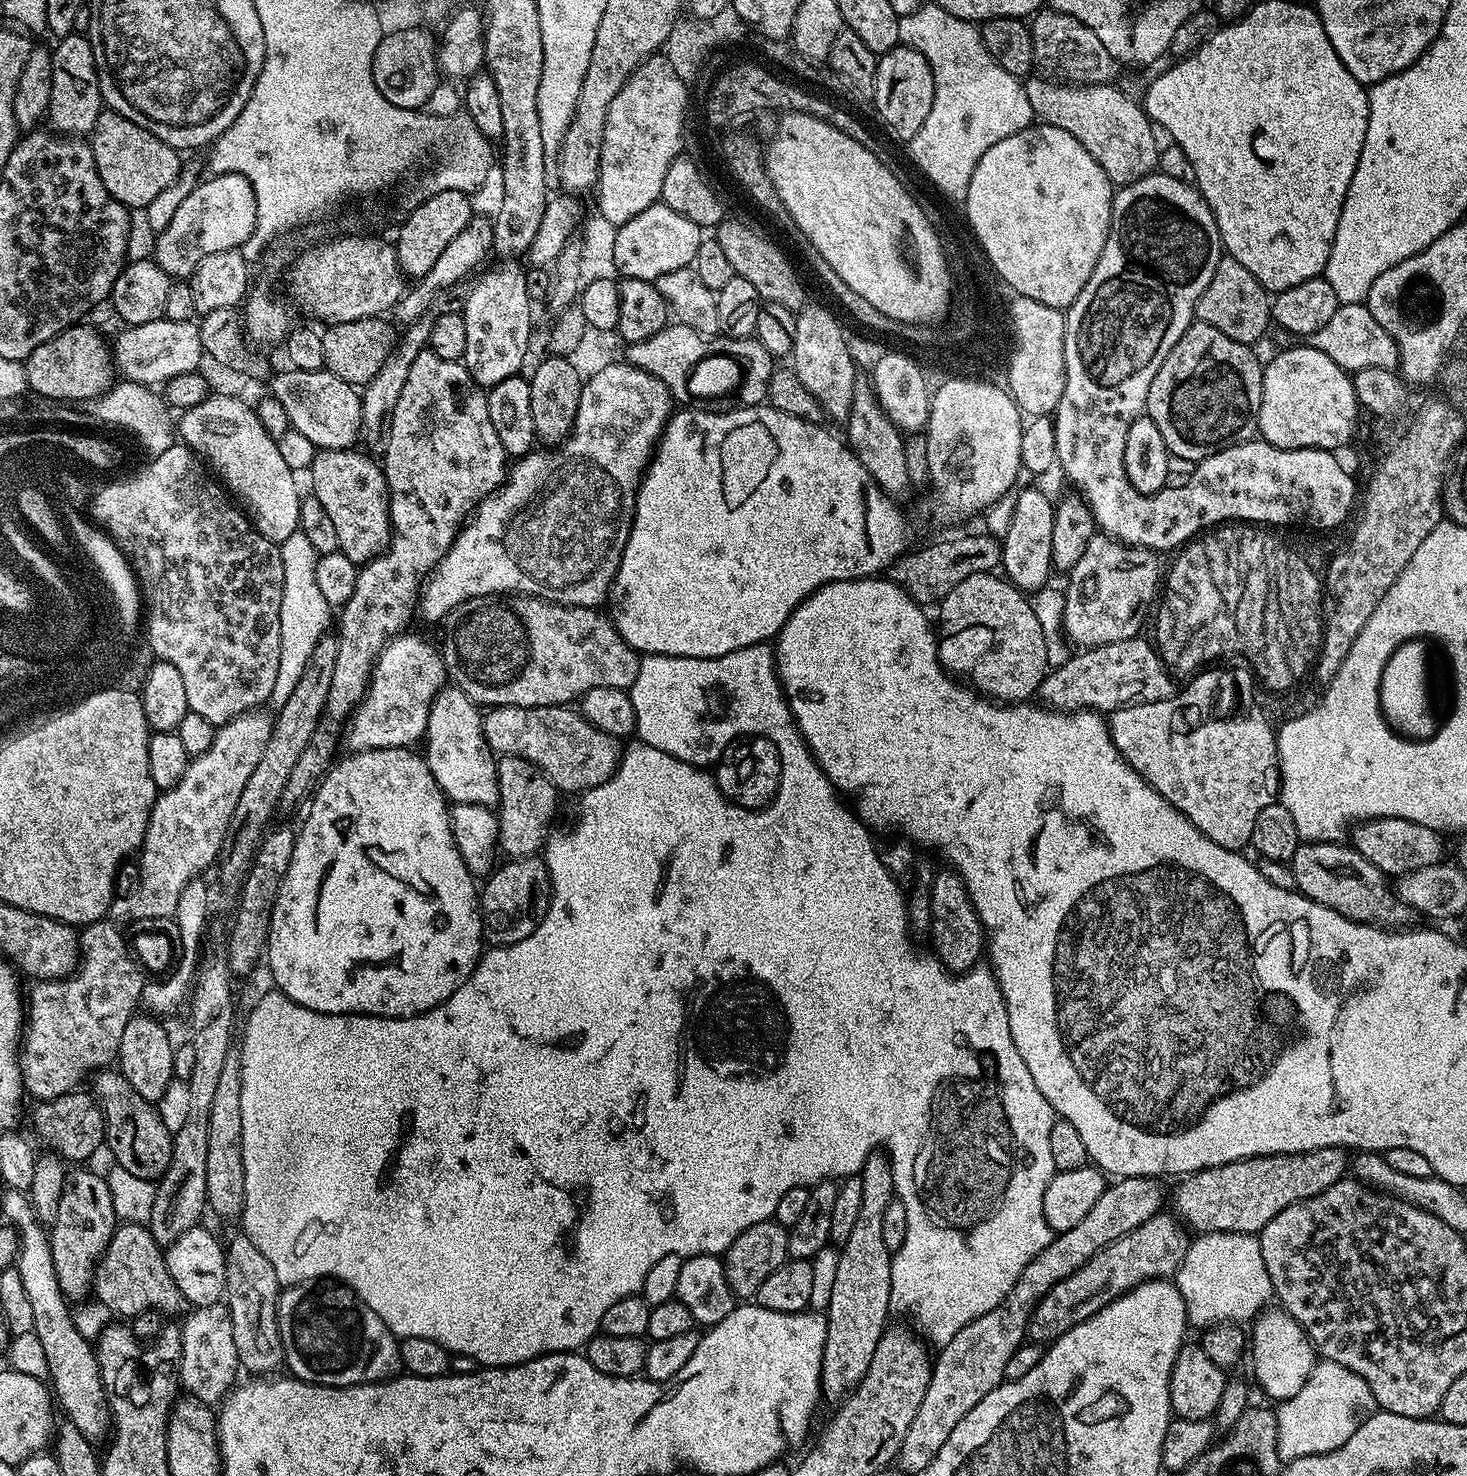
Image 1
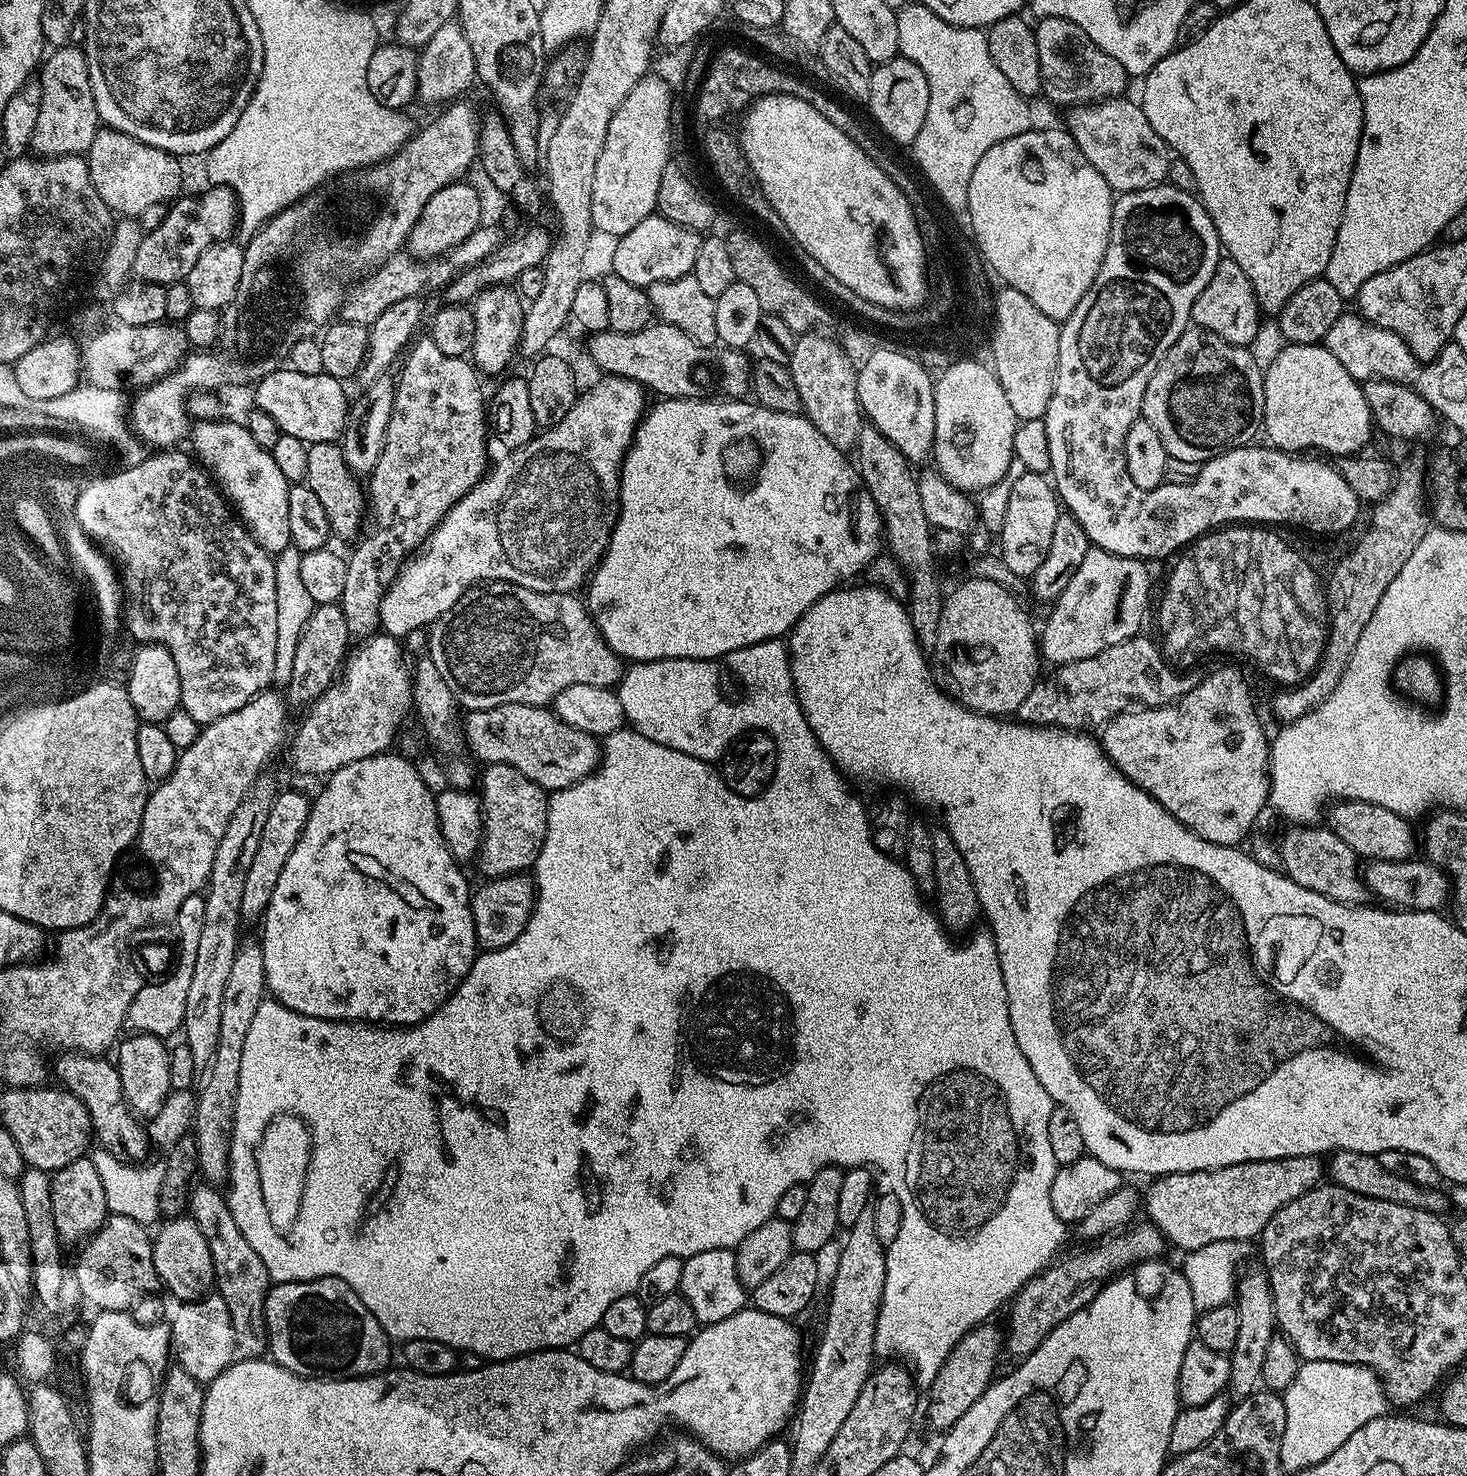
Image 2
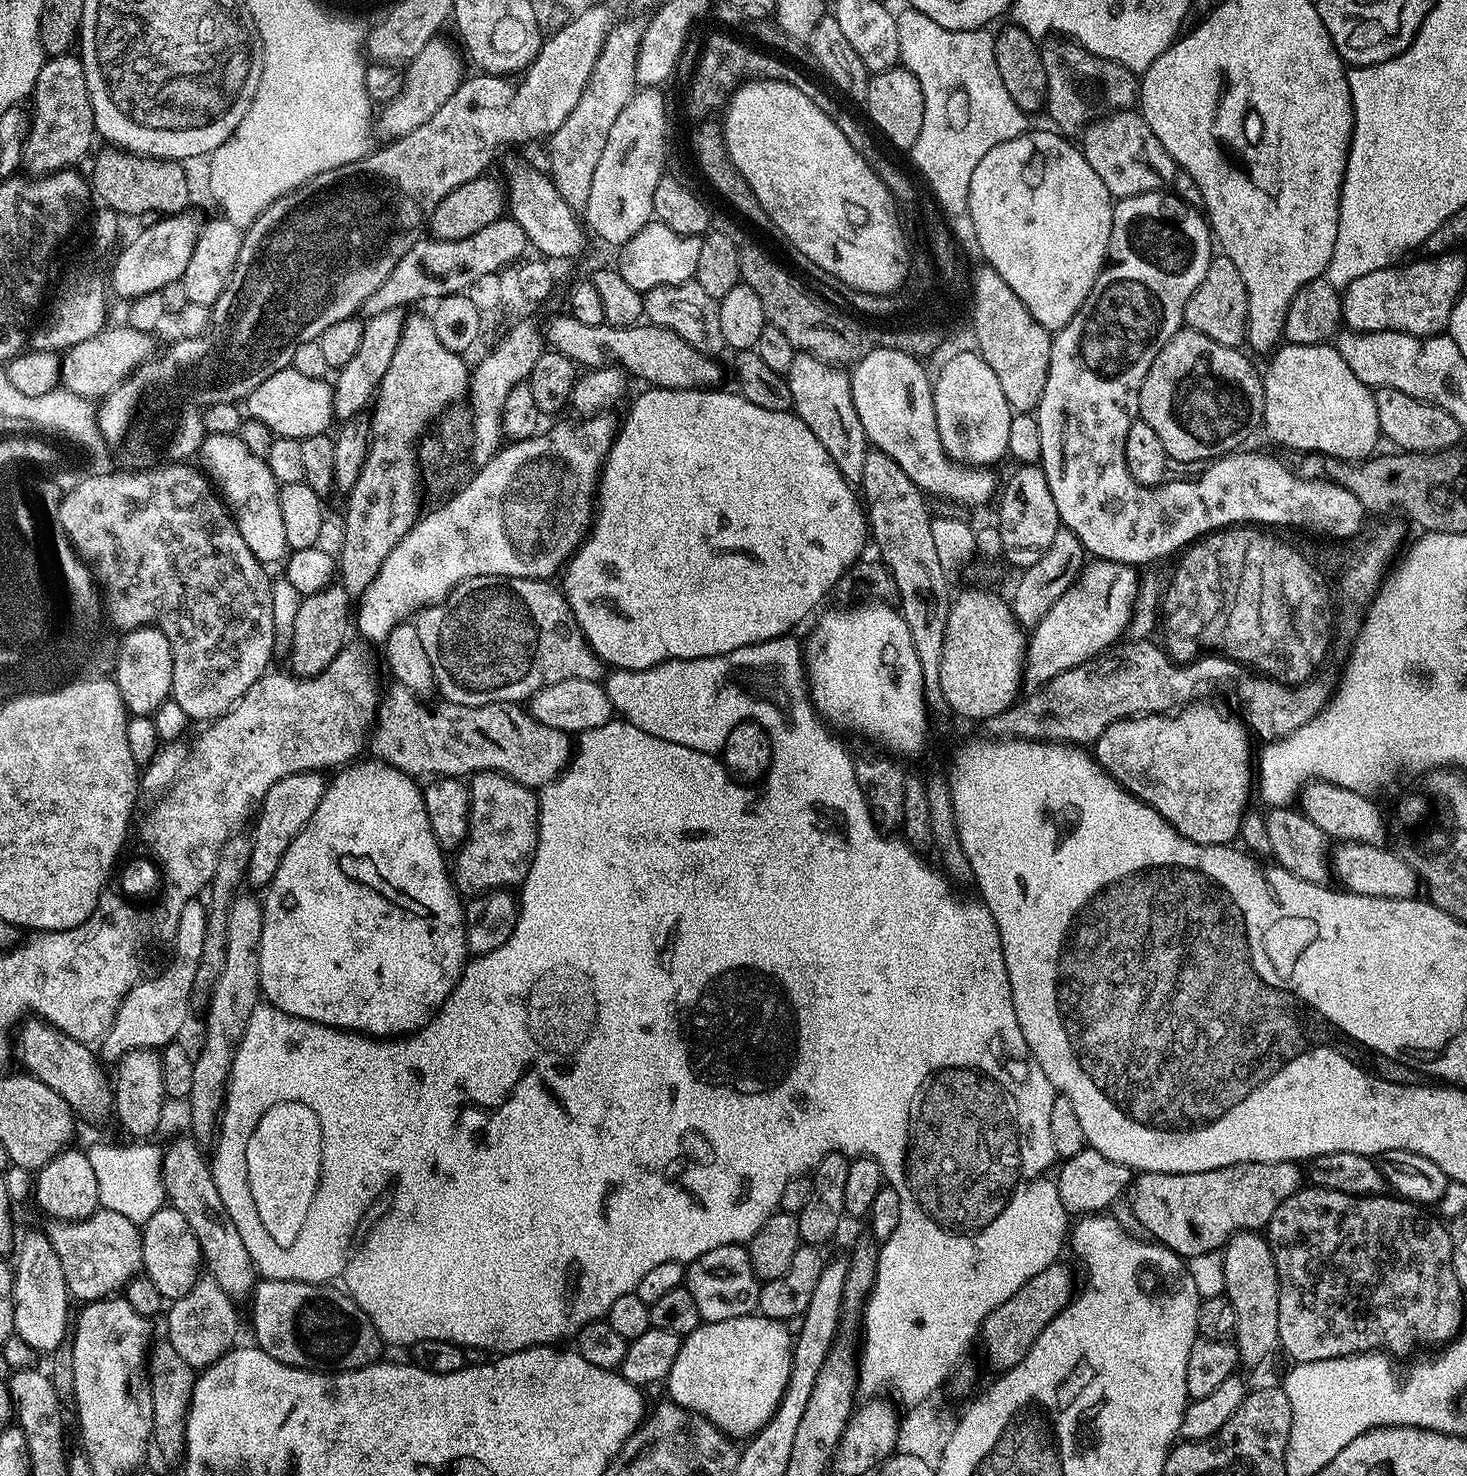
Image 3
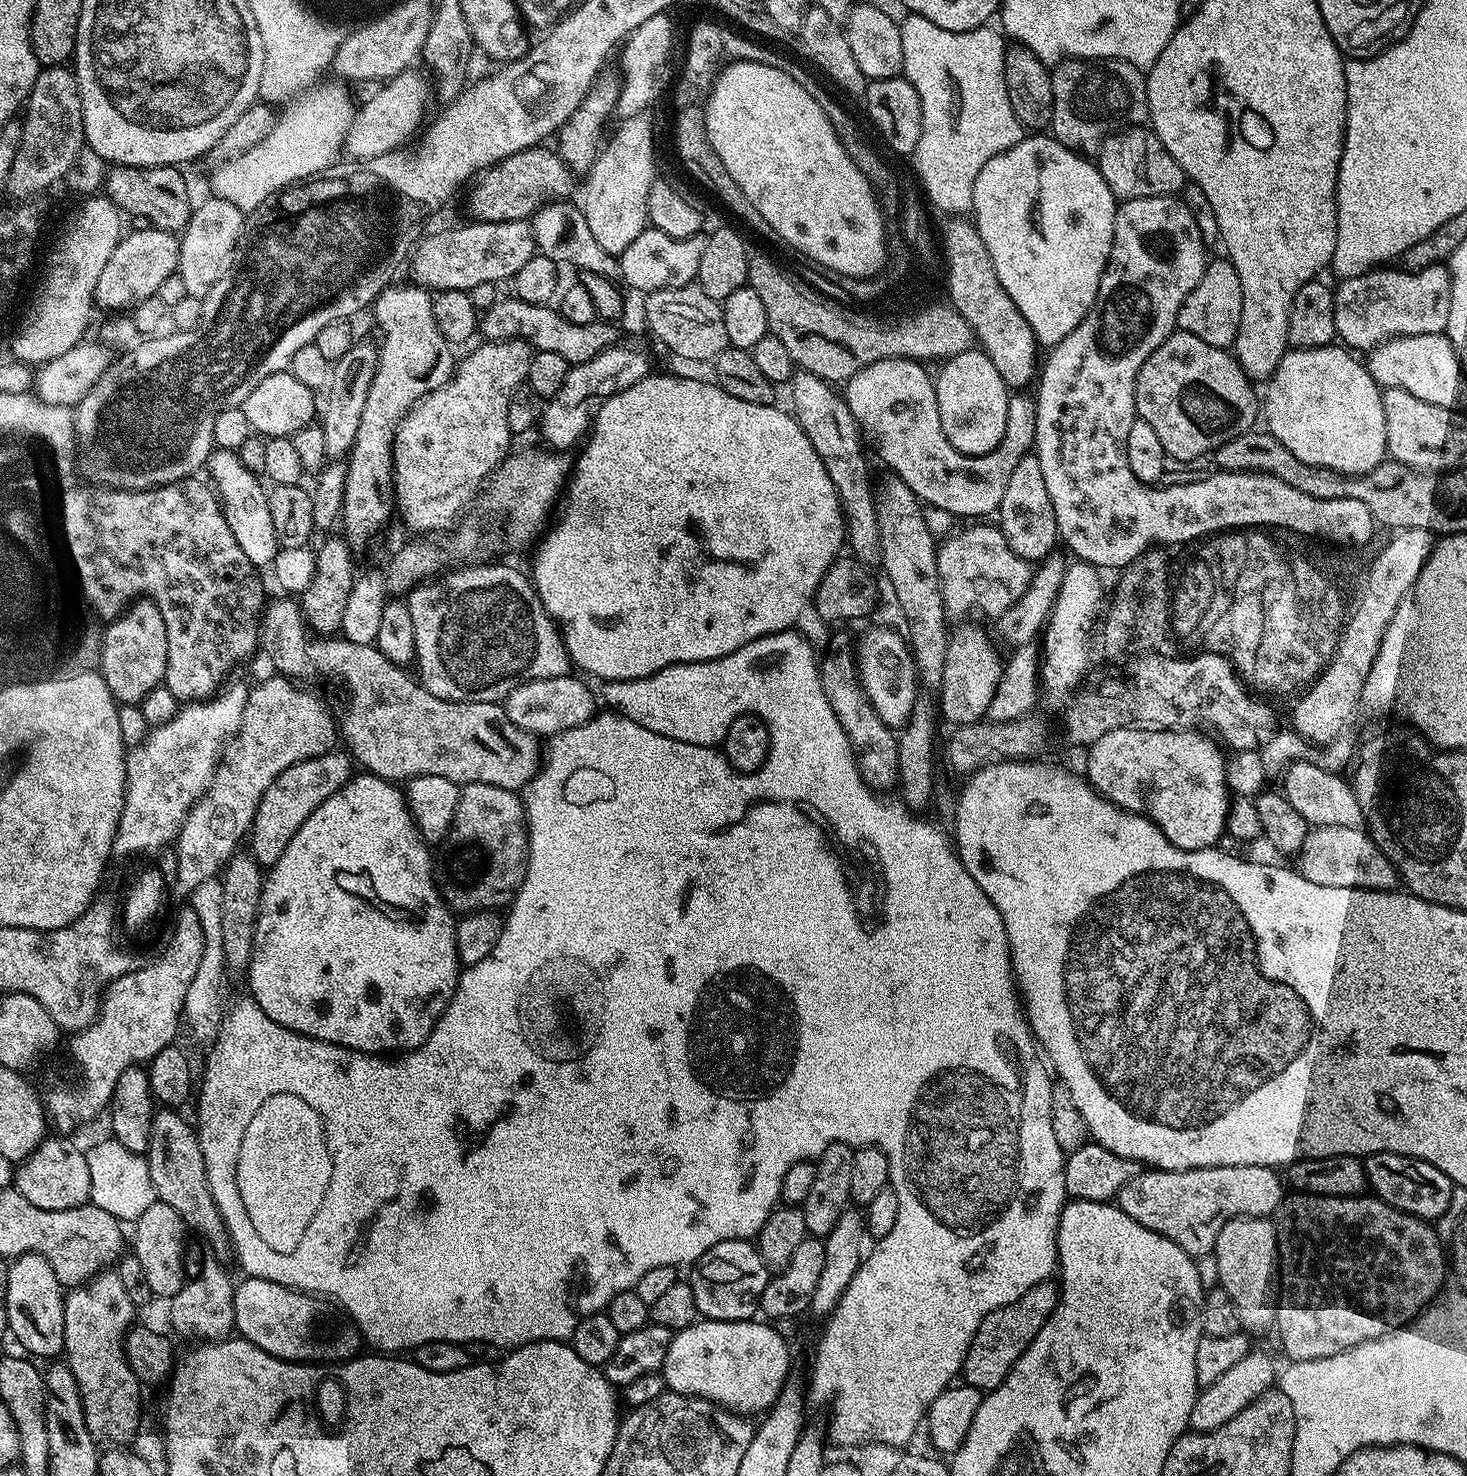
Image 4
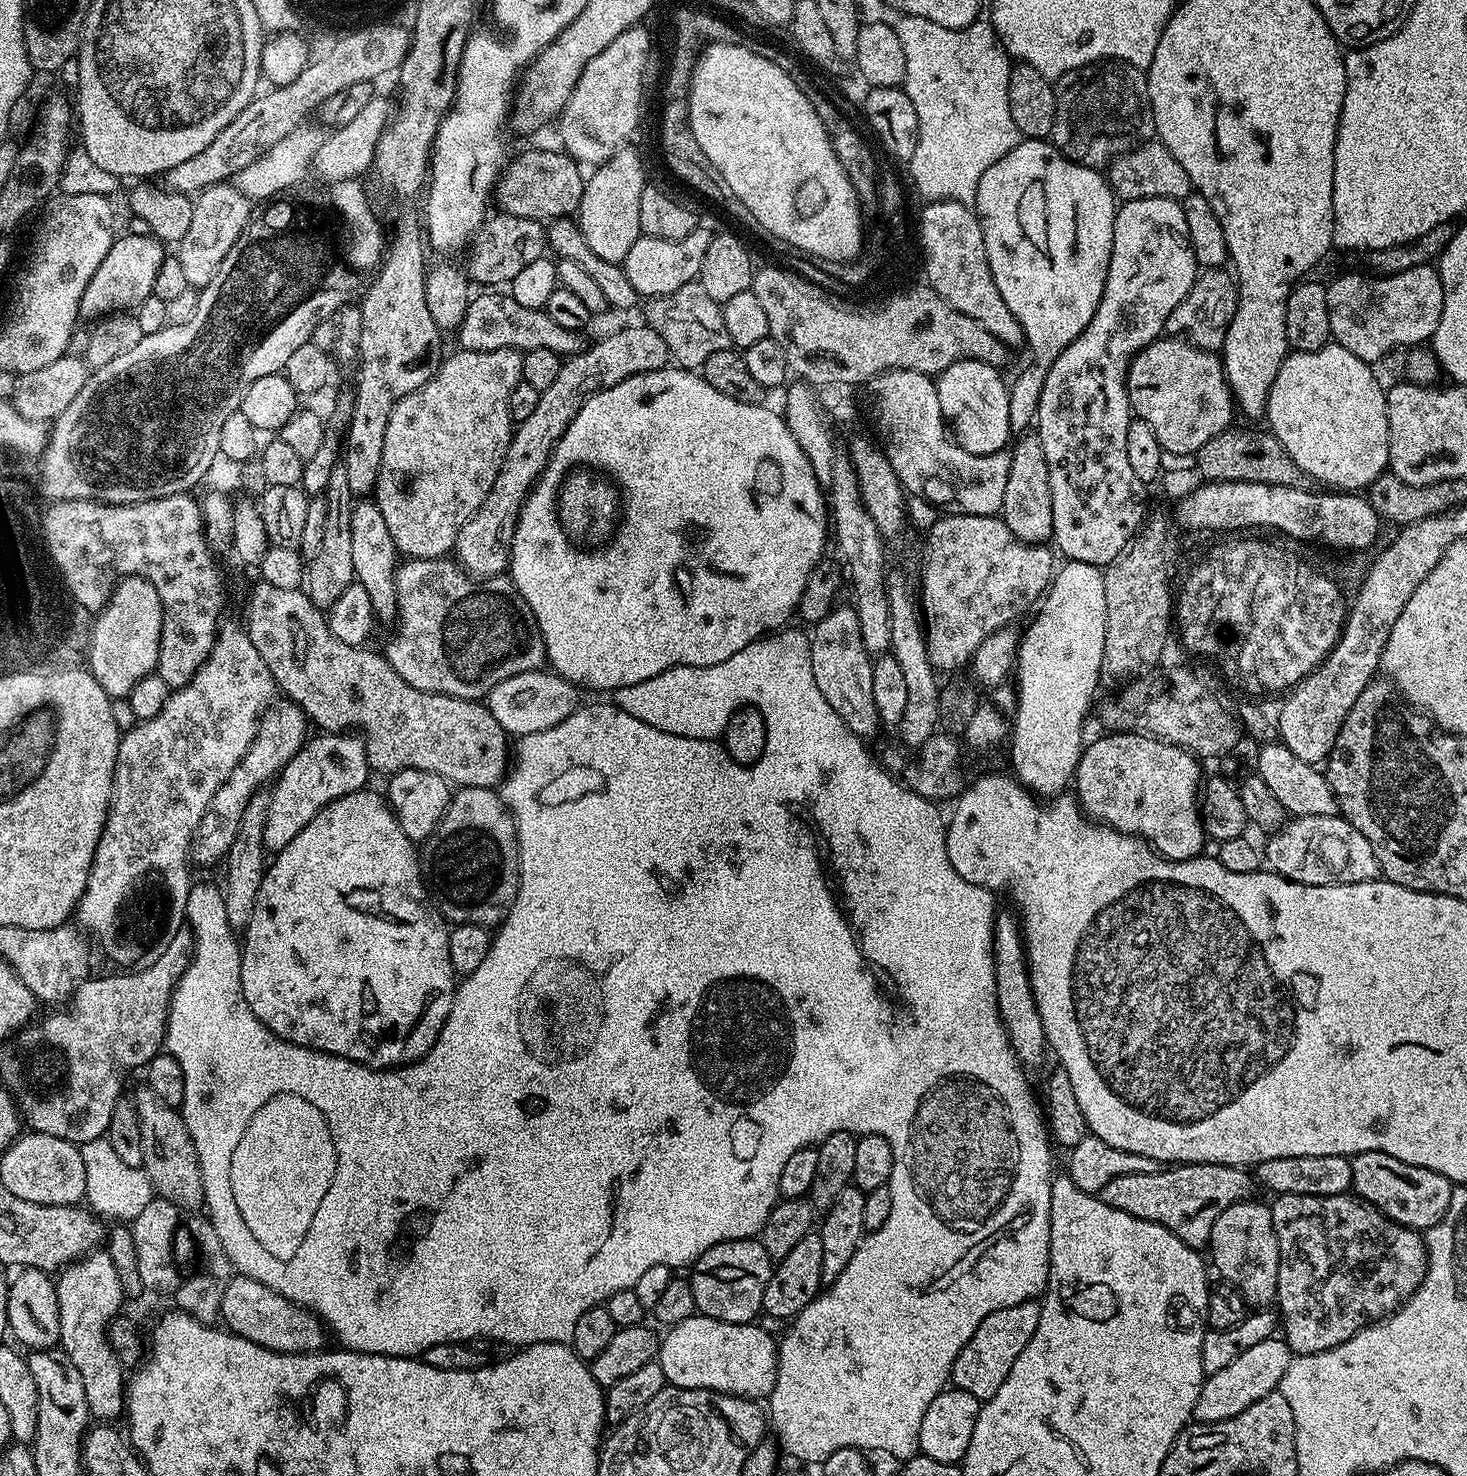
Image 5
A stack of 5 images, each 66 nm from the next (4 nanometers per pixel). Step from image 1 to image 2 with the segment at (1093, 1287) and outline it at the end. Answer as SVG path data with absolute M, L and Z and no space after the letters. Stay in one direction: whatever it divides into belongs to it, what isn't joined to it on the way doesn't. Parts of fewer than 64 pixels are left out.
M1150 1222L1143 1223L1137 1223L1131 1229L1133 1232L1121 1244L1096 1248L1093 1252L1084 1252L1081 1256L1070 1257L1069 1260L1053 1262L1043 1272L1025 1282L1012 1297L1008 1308L1008 1332L1006 1330L1004 1334L1007 1351L1009 1348L1016 1358L1029 1356L1046 1338L1046 1334L1054 1330L1054 1326L1058 1326L1066 1318L1070 1318L1070 1314L1084 1307L1091 1284L1099 1285L1105 1278L1133 1262L1163 1257L1164 1248L1166 1249L1164 1235Z

